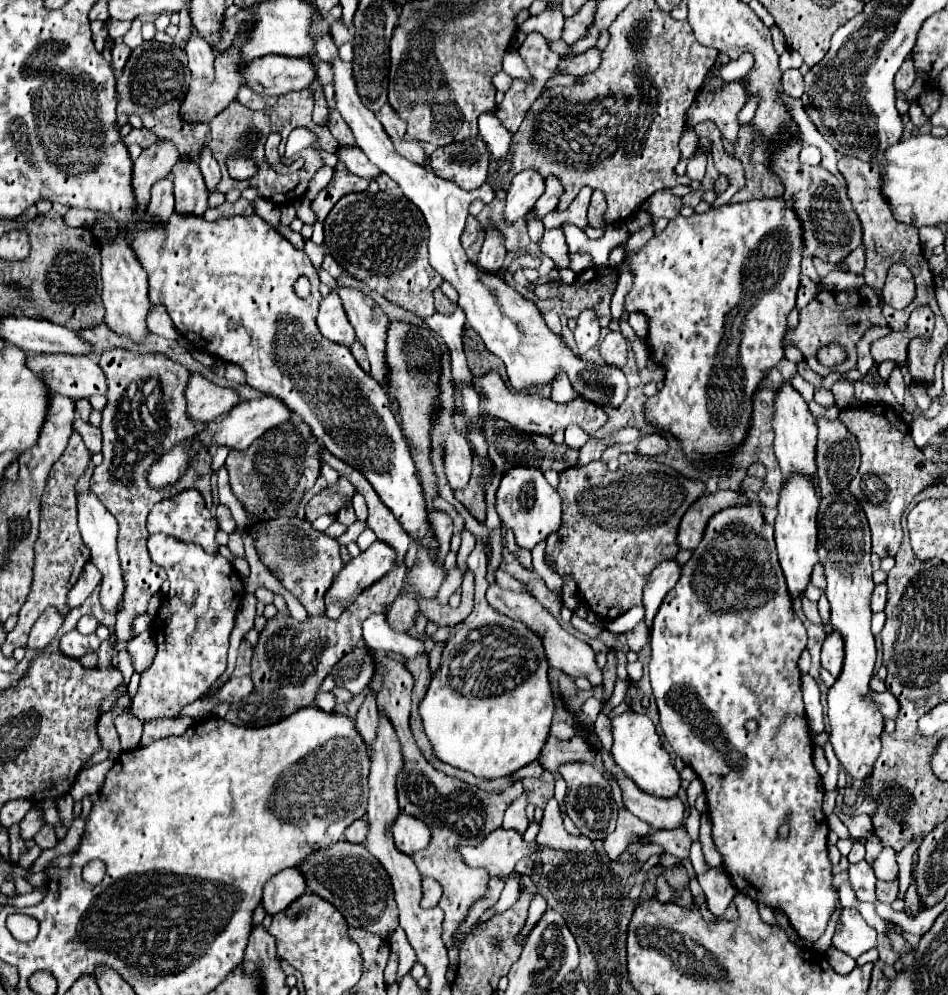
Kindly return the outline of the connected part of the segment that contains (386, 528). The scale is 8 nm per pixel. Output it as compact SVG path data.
M328 450L322 452L322 460L328 462L340 476L346 476L354 484L354 488L366 498L368 526L376 532L376 536L380 540L384 540L386 544L390 544L396 550L396 556L398 556L396 564L402 564L404 556L406 556L406 550L408 550L408 544L410 544L408 532L400 526L400 522L396 522L394 514L384 506L384 502L380 502L380 498L374 492L374 488L370 486L370 482L358 470L354 470L352 466L342 462L340 458L332 456Z

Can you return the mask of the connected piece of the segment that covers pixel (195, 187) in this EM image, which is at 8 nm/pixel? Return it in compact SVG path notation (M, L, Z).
M180 158L172 168L176 212L180 214L204 214L208 208L208 188L198 162L184 162Z

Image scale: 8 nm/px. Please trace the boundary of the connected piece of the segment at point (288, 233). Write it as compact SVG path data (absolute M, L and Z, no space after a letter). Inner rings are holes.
M278 226L276 230L278 230L278 232L280 232L280 234L282 234L282 236L284 236L284 238L286 238L286 240L292 244L292 246L302 248L302 242L304 242L304 240L302 240L300 232L294 232L290 226Z

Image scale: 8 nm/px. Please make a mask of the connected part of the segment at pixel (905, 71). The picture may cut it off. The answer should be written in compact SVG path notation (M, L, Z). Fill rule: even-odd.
M908 56L908 58L904 60L904 64L900 66L898 74L896 74L896 92L898 92L898 94L904 94L904 92L914 84L914 76L916 76L914 62L912 62L912 58Z

